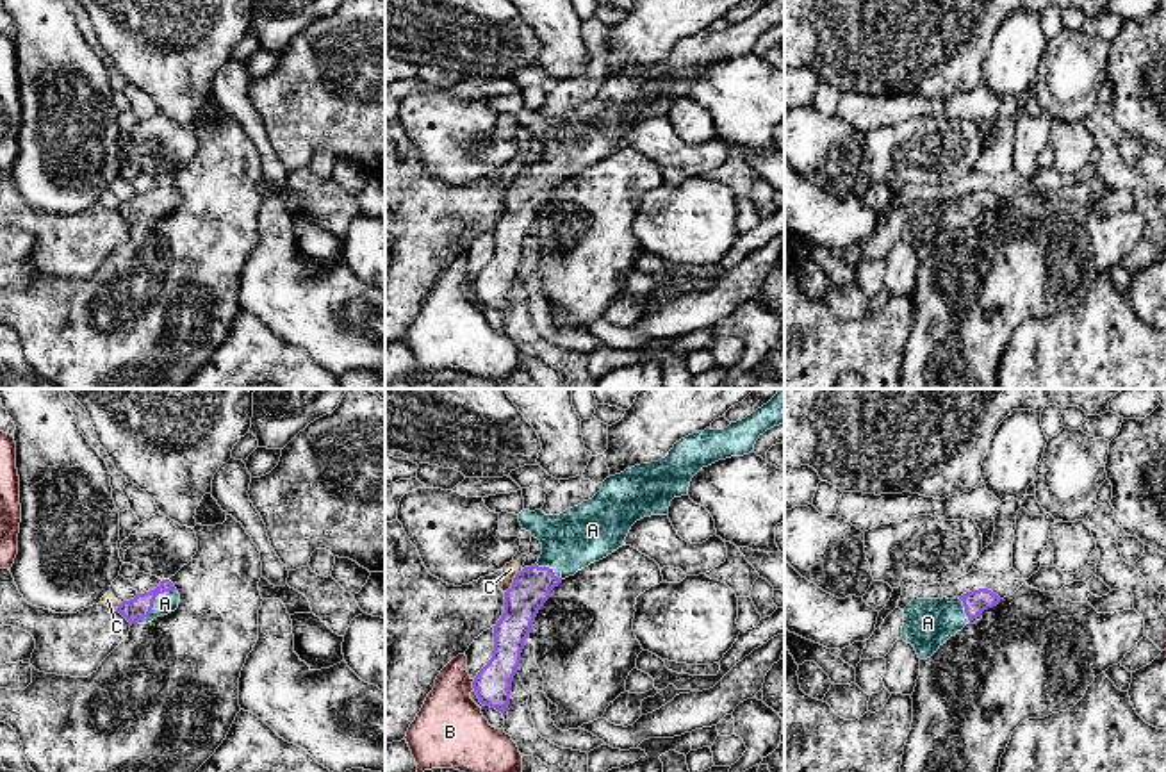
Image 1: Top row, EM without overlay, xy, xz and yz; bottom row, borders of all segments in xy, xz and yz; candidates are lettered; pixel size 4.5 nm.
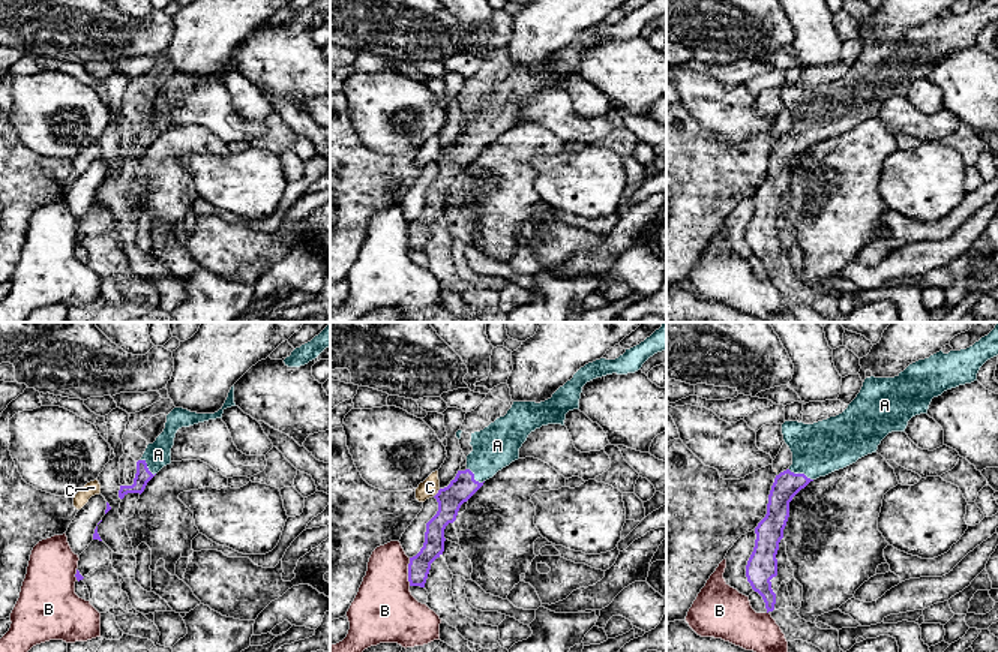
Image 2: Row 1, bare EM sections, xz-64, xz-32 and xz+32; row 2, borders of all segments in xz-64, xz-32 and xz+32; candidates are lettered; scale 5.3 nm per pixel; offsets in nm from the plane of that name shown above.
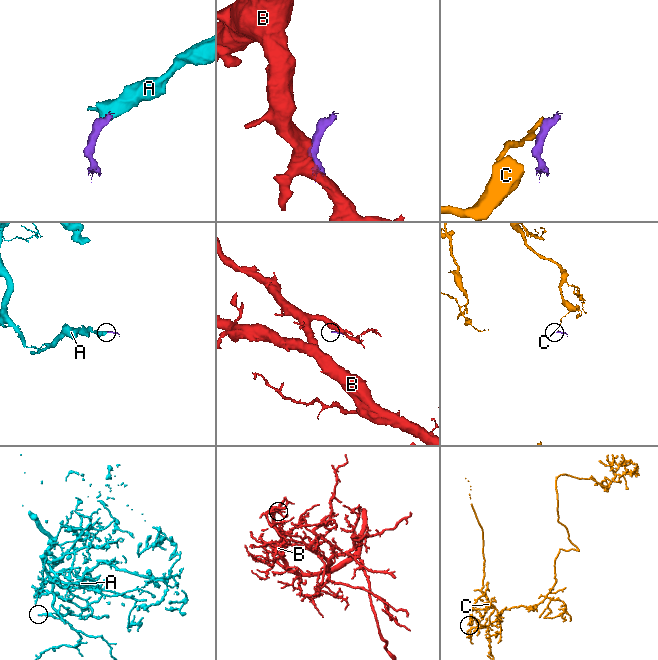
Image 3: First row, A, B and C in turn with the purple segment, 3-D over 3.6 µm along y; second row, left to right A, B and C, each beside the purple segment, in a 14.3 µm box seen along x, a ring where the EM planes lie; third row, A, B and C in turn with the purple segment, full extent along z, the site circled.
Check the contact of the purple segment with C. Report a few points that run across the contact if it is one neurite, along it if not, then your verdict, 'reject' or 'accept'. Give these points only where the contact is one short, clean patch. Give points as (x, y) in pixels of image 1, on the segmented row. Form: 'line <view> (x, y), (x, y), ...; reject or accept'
line xz (517, 571), (505, 592); reject

